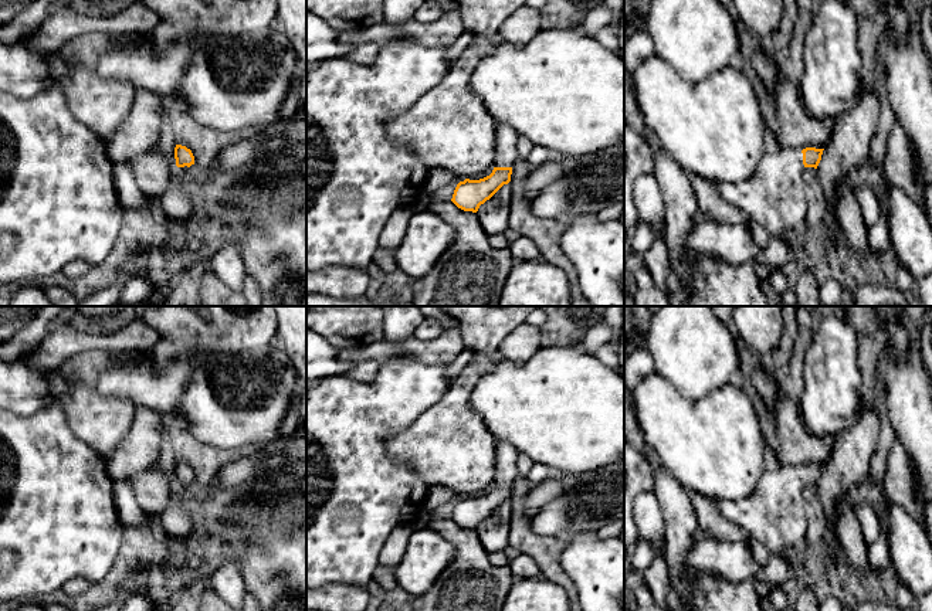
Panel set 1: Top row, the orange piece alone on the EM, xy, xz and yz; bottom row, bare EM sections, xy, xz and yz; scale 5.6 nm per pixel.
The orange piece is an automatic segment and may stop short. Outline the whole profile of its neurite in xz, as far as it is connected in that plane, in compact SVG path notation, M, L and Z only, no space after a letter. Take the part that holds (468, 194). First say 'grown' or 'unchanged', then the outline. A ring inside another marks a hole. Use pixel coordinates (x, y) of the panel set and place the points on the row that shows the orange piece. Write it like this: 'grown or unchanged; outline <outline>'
grown; outline M496 123L494 170L484 179L465 179L457 184L451 201L458 208L477 213L481 204L511 181L512 166L519 159L518 138L519 133L512 126Z

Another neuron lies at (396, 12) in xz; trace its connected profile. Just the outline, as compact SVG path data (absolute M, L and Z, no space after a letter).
M383 0L384 23L400 26L414 17L423 0Z

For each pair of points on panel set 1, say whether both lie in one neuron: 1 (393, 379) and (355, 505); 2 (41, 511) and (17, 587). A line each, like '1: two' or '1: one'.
1: one
2: one

